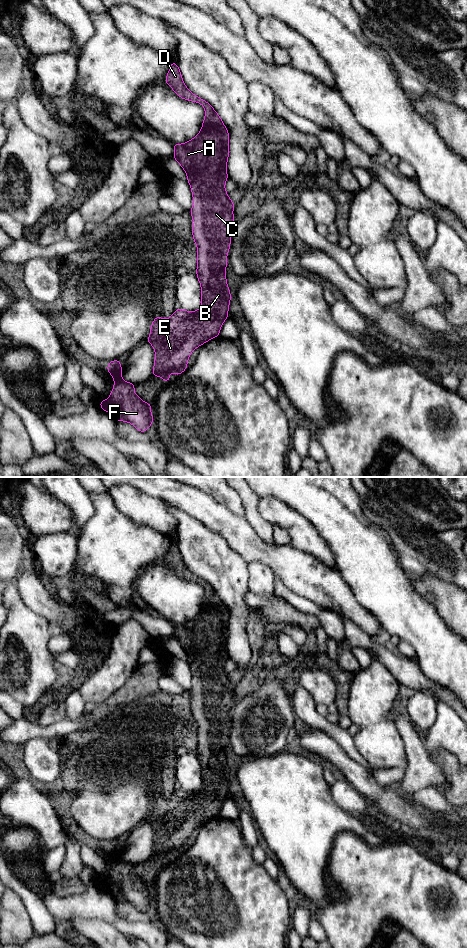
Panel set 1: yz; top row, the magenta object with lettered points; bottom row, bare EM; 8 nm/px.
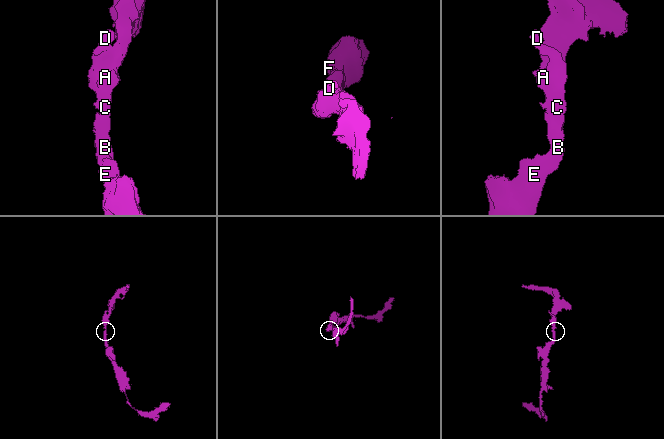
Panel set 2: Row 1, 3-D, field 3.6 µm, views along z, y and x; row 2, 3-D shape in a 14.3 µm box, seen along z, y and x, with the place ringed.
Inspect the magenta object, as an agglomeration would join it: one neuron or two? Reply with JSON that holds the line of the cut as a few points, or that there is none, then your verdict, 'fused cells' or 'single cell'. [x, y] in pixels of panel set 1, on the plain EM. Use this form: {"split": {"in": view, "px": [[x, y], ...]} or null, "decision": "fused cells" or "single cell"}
{"split": null, "decision": "single cell"}

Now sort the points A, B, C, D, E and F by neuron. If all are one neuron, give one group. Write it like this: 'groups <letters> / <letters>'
groups A B C D E F

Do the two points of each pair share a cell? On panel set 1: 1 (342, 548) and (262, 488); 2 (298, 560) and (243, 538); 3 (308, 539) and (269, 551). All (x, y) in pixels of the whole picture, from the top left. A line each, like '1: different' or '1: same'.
1: same
2: same
3: different

